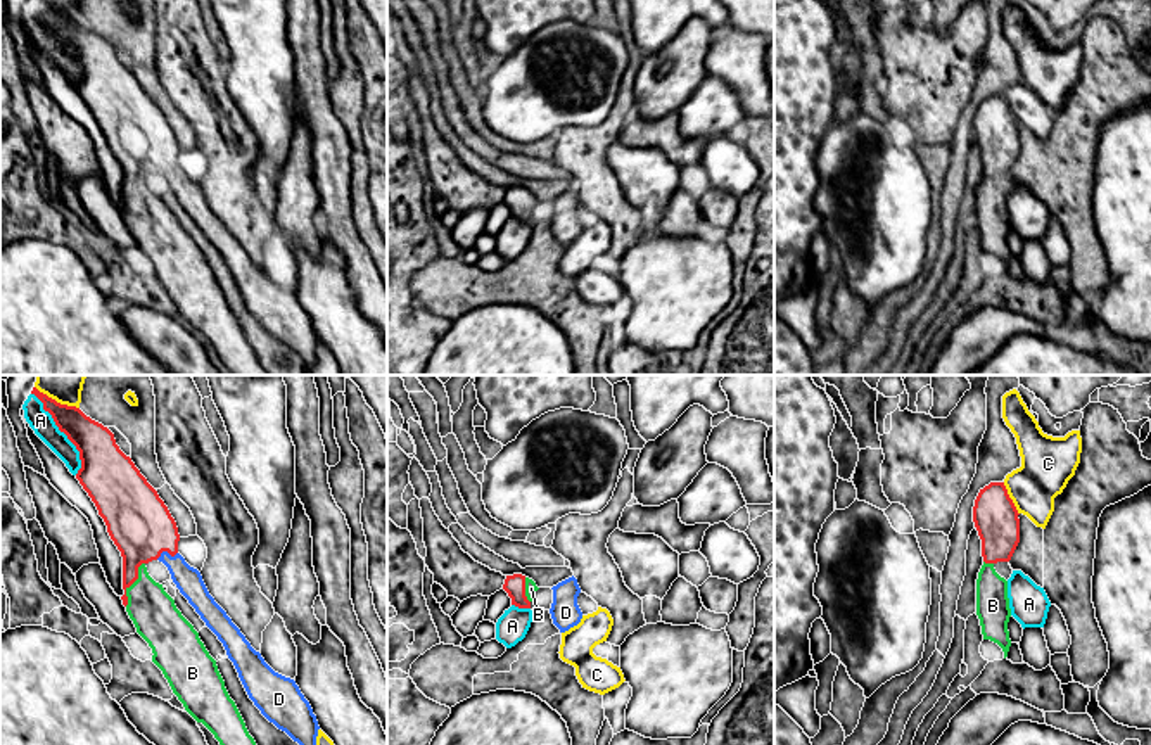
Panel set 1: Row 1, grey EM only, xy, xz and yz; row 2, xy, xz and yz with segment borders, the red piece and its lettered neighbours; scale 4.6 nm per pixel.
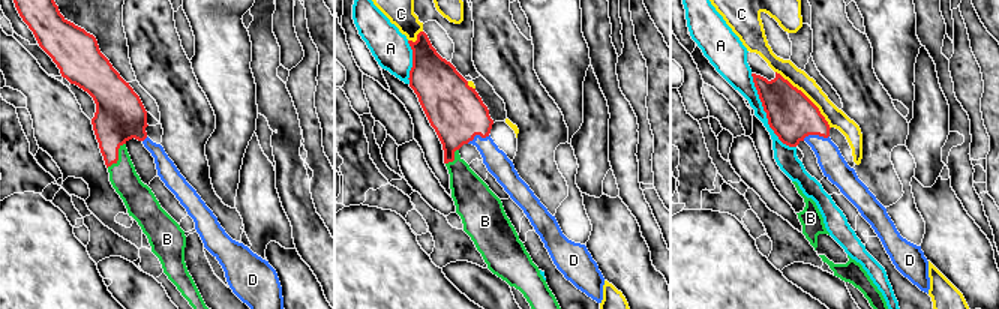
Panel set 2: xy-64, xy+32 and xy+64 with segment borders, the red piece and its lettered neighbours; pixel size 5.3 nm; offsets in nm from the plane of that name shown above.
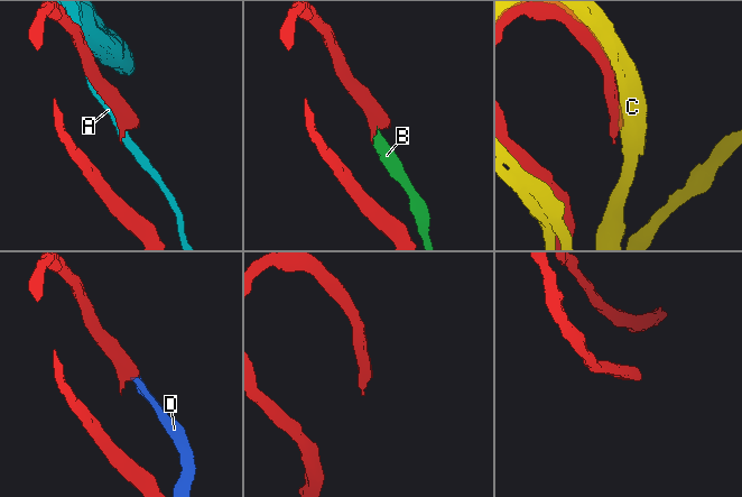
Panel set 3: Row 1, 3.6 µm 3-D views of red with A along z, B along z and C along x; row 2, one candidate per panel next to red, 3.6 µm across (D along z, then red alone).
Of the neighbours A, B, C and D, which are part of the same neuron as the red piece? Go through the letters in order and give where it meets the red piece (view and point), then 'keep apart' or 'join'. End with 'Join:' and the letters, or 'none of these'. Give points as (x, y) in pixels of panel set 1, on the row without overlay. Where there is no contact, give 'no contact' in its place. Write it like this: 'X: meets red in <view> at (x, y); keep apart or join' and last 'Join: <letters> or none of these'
A: meets red in xy at (64, 45); keep apart
B: meets red in xy at (132, 196); join
C: meets red in yz at (1010, 111); keep apart
D: meets red in xy at (166, 163); join
Join: B, D

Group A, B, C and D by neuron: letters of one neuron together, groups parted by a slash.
A / B D / C

